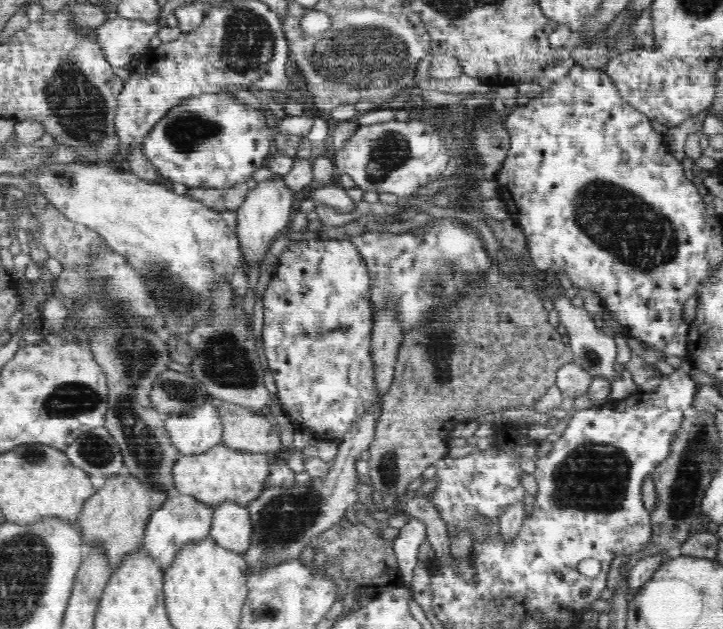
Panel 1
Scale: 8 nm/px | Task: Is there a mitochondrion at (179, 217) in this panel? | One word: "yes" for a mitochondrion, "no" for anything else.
no

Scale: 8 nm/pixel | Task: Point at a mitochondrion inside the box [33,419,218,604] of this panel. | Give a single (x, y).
(94, 450)

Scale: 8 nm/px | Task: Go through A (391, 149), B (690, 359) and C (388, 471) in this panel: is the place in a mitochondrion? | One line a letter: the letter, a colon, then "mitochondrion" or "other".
A: mitochondrion
B: other
C: mitochondrion

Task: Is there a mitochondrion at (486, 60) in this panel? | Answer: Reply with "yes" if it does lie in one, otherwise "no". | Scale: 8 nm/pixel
no

